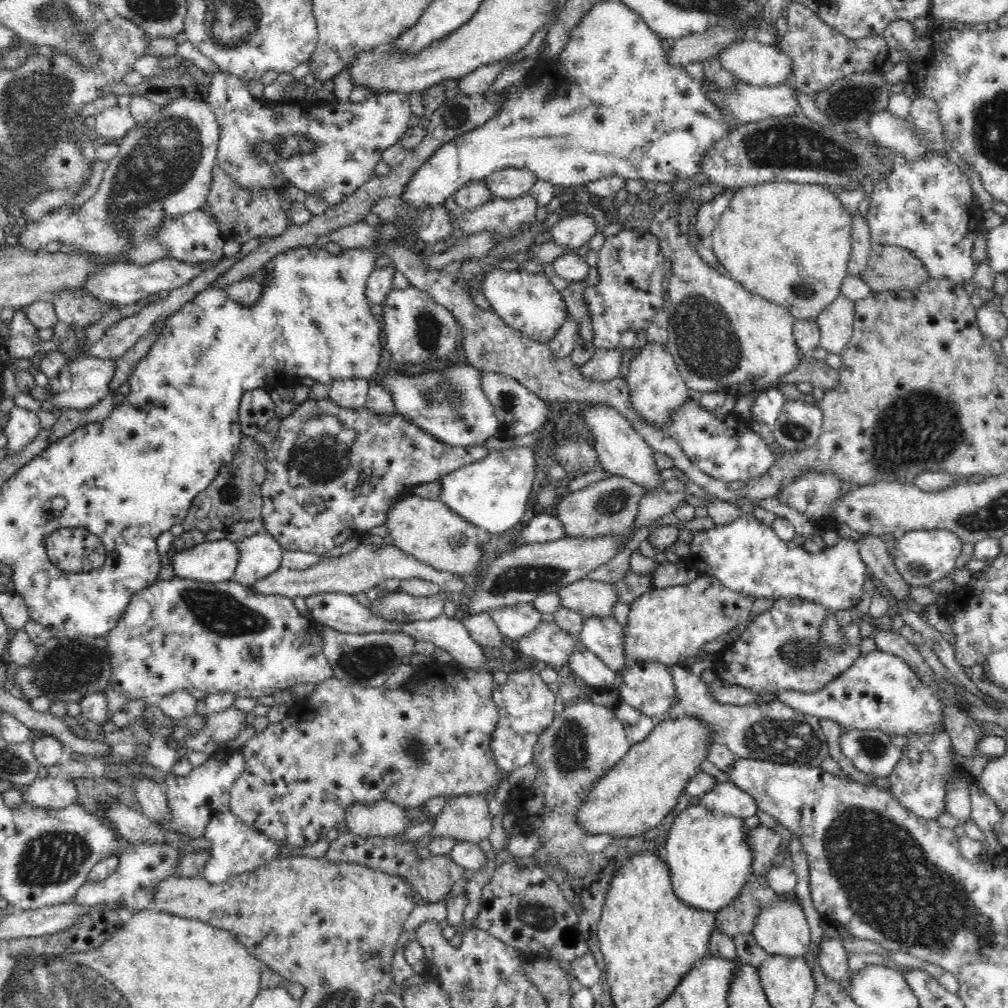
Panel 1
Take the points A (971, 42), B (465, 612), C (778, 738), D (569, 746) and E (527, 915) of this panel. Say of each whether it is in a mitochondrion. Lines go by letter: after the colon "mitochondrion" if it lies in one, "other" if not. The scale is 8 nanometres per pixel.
A: other
B: other
C: mitochondrion
D: mitochondrion
E: mitochondrion

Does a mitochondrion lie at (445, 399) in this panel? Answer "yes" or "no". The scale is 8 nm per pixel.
yes

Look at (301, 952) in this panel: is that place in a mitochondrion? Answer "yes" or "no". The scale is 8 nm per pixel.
no

